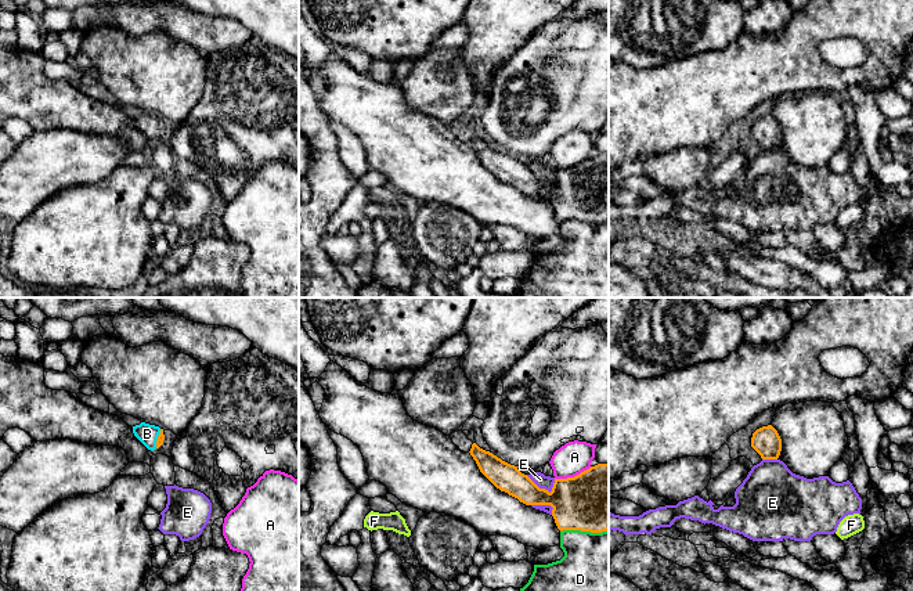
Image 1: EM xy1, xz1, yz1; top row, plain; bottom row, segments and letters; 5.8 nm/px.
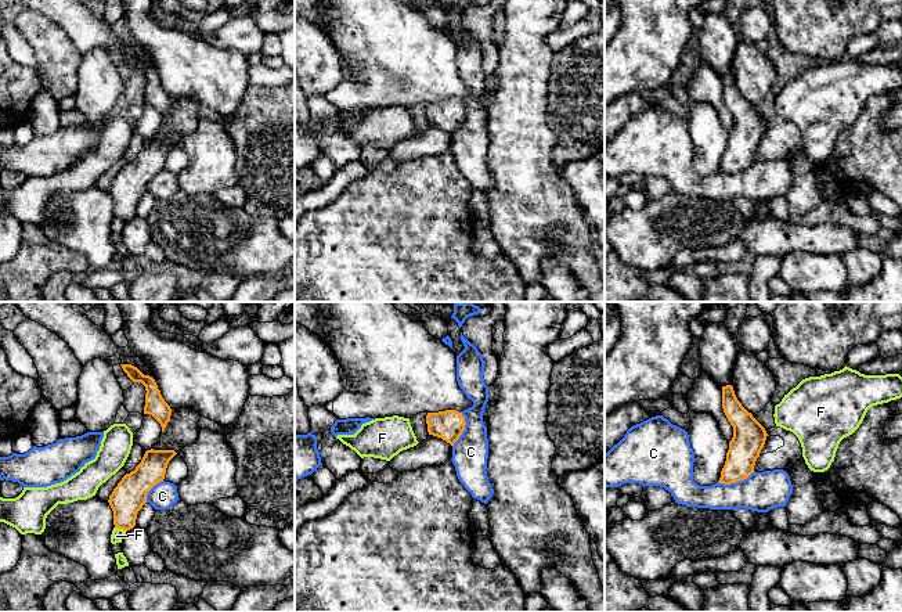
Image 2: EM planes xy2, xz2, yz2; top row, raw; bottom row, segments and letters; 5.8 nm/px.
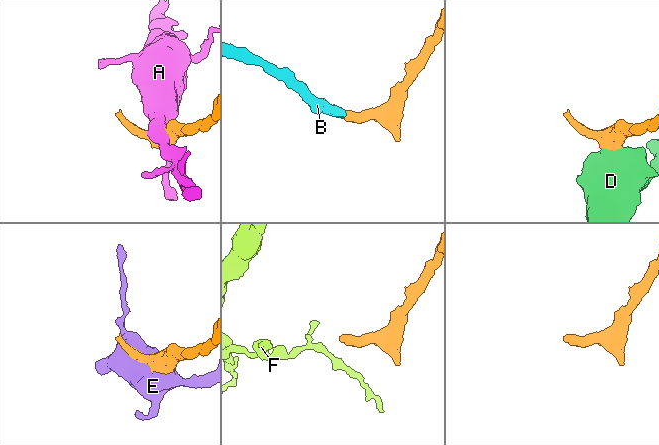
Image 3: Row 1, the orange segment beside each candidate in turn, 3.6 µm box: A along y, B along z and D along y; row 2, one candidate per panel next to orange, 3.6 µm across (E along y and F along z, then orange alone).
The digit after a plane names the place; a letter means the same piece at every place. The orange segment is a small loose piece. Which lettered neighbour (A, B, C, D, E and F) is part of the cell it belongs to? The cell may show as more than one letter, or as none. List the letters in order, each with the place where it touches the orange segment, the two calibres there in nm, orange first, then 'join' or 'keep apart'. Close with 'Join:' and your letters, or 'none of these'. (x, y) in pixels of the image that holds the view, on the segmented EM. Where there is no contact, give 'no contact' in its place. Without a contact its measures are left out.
A: contact xz1 (574, 476); calibres 380 and 190 nm; keep apart
B: contact xy1 (158, 439); calibres 50 and 120 nm; join
C: contact yz2 (736, 481); calibres 190 and 220 nm; keep apart
D: contact xz1 (584, 530); calibres 380 and 340 nm; keep apart
E: contact xz1 (538, 487); calibres 320 and 80 nm; keep apart
F: contact xy2 (121, 528); calibres 190 and 70 nm; keep apart
Join: B

